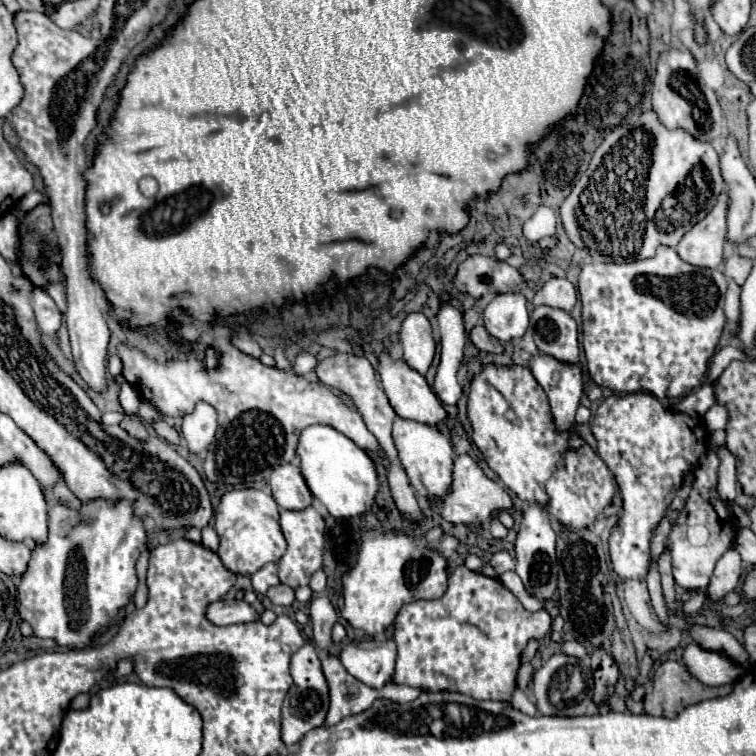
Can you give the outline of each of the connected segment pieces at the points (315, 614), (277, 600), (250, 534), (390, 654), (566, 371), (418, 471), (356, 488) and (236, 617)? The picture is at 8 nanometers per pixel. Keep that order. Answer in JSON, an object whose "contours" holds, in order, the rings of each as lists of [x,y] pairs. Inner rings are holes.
{"contours":[[[[314,596],[310,604],[310,622],[314,628],[314,644],[326,654],[332,646],[332,628],[338,622],[336,610],[326,596]]],[[[280,584],[280,586],[274,586],[268,590],[268,598],[278,606],[292,606],[294,604],[294,590]]],[[[244,488],[226,492],[216,508],[216,532],[220,536],[218,558],[222,564],[242,576],[252,576],[268,562],[278,562],[286,552],[286,540],[278,524],[278,504],[264,490]]],[[[376,638],[346,644],[340,652],[340,662],[344,664],[344,668],[356,680],[376,690],[382,690],[392,680],[394,660],[396,660],[396,644],[392,638]]],[[[540,354],[530,360],[530,370],[548,394],[558,428],[572,428],[584,388],[580,364],[566,364],[548,354]]],[[[398,418],[394,420],[394,444],[398,450],[398,456],[402,460],[402,466],[410,478],[410,484],[420,498],[428,498],[430,506],[436,506],[438,502],[444,500],[444,496],[450,494],[450,484],[452,484],[452,468],[454,468],[454,450],[450,436],[430,428],[428,424],[420,424],[414,420],[404,420]]],[[[310,426],[310,428],[302,430],[300,444],[298,444],[298,456],[302,460],[300,468],[302,468],[302,476],[306,478],[310,492],[314,494],[316,500],[320,500],[328,508],[328,512],[334,518],[362,516],[374,506],[374,500],[378,494],[378,472],[376,472],[374,460],[370,458],[370,454],[366,450],[356,446],[348,436],[340,434],[332,426]]],[[[216,600],[208,604],[206,618],[216,626],[228,626],[228,624],[244,624],[250,620],[256,620],[256,610],[242,602],[242,600]]]]}

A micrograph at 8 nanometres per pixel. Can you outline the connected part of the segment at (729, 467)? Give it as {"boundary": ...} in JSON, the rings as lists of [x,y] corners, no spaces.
{"boundary":[[[726,446],[716,448],[716,456],[720,460],[718,494],[724,502],[734,502],[734,498],[736,498],[736,458]]]}

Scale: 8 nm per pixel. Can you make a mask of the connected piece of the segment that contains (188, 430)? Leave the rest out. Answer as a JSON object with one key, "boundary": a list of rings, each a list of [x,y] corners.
{"boundary":[[[198,404],[190,416],[184,416],[182,436],[192,454],[202,454],[212,442],[216,432],[216,412],[210,404]]]}

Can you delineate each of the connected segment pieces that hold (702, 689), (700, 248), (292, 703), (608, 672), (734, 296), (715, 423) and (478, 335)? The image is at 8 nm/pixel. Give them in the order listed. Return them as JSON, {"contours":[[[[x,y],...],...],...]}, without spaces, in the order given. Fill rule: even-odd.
{"contours":[[[[666,660],[662,662],[656,672],[654,672],[654,678],[652,678],[652,692],[648,696],[644,696],[644,708],[646,708],[646,714],[650,716],[664,716],[664,718],[676,718],[686,706],[692,706],[692,704],[698,704],[702,700],[710,700],[710,698],[720,698],[720,696],[728,696],[732,690],[732,686],[706,686],[702,684],[700,680],[696,680],[688,668],[682,664],[682,662],[672,662],[672,660]]],[[[722,192],[714,208],[704,220],[694,224],[678,244],[678,256],[698,268],[718,268],[722,262],[722,246],[726,242],[728,196]]],[[[306,642],[298,652],[292,654],[290,672],[292,672],[294,684],[288,696],[284,698],[284,706],[282,706],[282,740],[286,746],[298,746],[312,728],[322,726],[328,712],[328,686],[326,686],[326,680],[320,668],[320,658],[314,644]]],[[[600,648],[590,656],[590,668],[592,668],[592,676],[594,676],[594,702],[596,702],[596,706],[606,704],[608,698],[614,694],[616,682],[620,678],[618,666]]],[[[734,280],[728,282],[724,312],[730,322],[738,322],[738,318],[740,318],[740,286]]],[[[716,402],[716,404],[706,412],[704,420],[706,420],[706,426],[708,426],[710,430],[720,430],[720,428],[724,428],[726,422],[728,422],[728,410],[726,410],[726,406],[722,406],[722,404]]],[[[484,326],[474,328],[474,330],[470,332],[470,338],[472,338],[472,342],[474,342],[480,350],[484,350],[484,352],[490,352],[490,354],[502,354],[502,352],[504,352],[504,346],[502,346],[498,340],[494,340],[494,336],[490,336]]]]}

